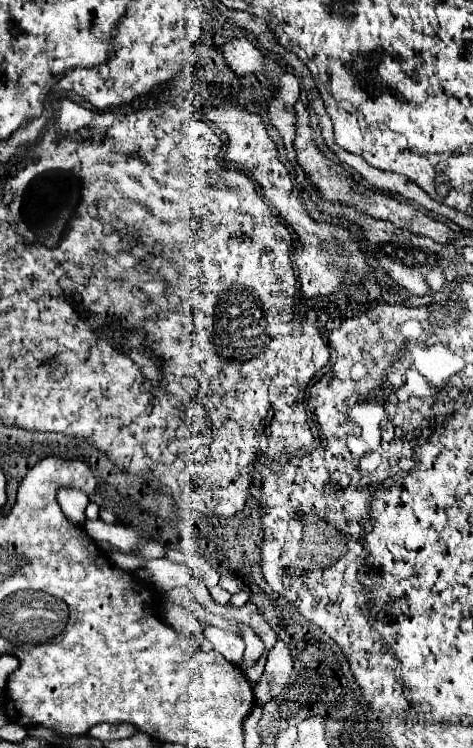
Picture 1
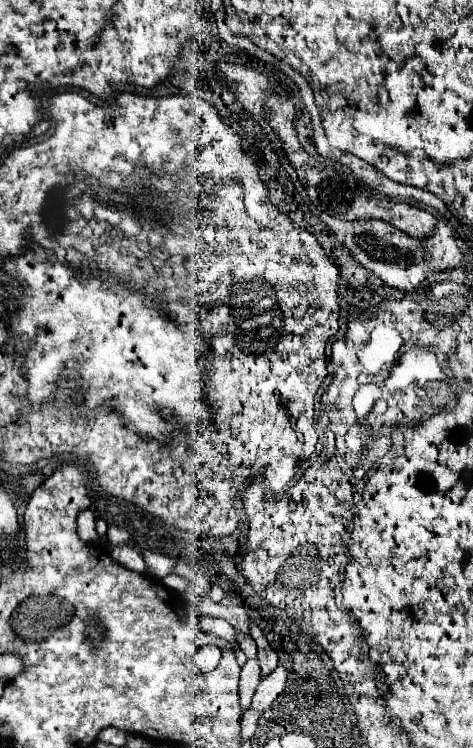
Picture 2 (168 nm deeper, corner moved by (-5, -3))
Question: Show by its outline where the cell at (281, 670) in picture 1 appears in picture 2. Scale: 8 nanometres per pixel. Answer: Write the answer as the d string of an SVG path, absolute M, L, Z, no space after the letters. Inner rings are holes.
M276 667L268 677L262 677L262 681L254 693L250 709L258 711L258 713L266 711L274 703L274 699L282 693L284 683L286 683L286 669L284 667Z

